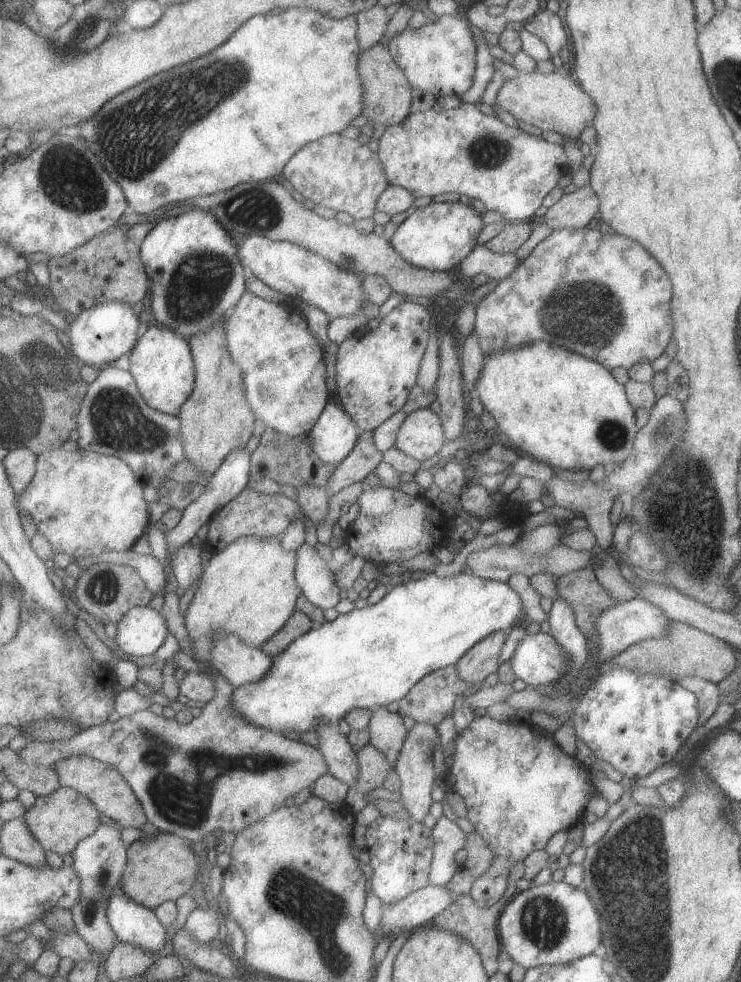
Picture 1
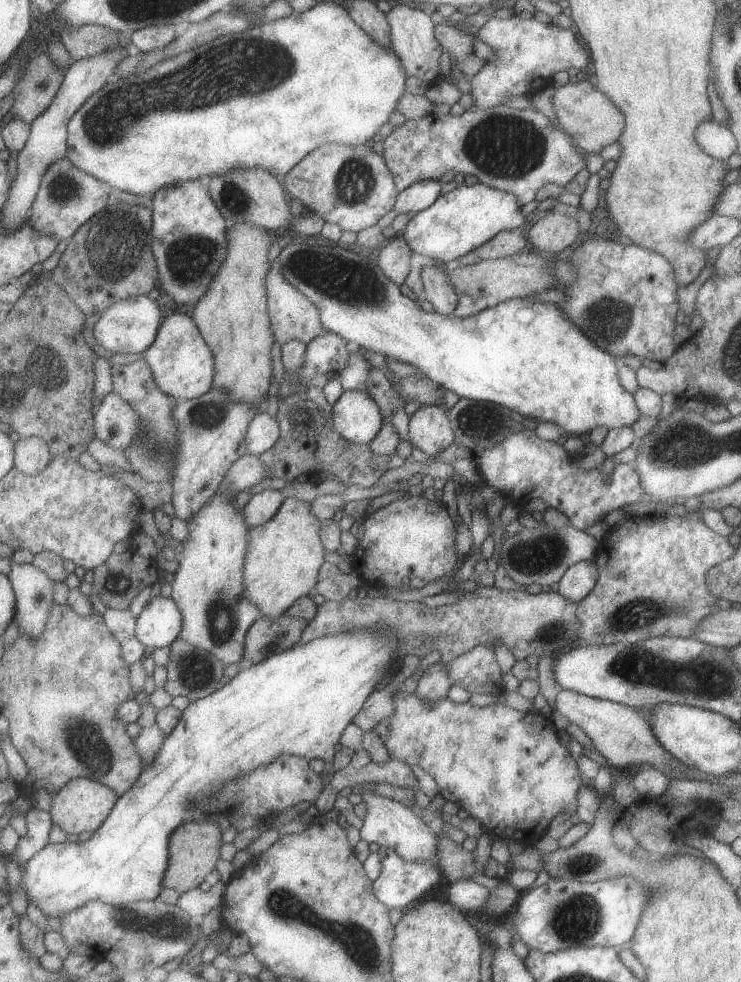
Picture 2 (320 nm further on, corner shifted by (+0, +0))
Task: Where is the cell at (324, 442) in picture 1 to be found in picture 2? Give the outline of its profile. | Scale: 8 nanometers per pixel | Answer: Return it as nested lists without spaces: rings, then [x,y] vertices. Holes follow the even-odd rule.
[[[367,391],[342,392],[332,405],[331,420],[335,432],[351,444],[368,444],[386,421]]]

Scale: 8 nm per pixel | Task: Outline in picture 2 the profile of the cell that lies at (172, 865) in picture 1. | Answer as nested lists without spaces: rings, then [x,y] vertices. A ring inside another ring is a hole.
[[[211,820],[186,821],[169,840],[169,871],[165,872],[164,888],[185,893],[198,888],[221,859],[221,828]]]

